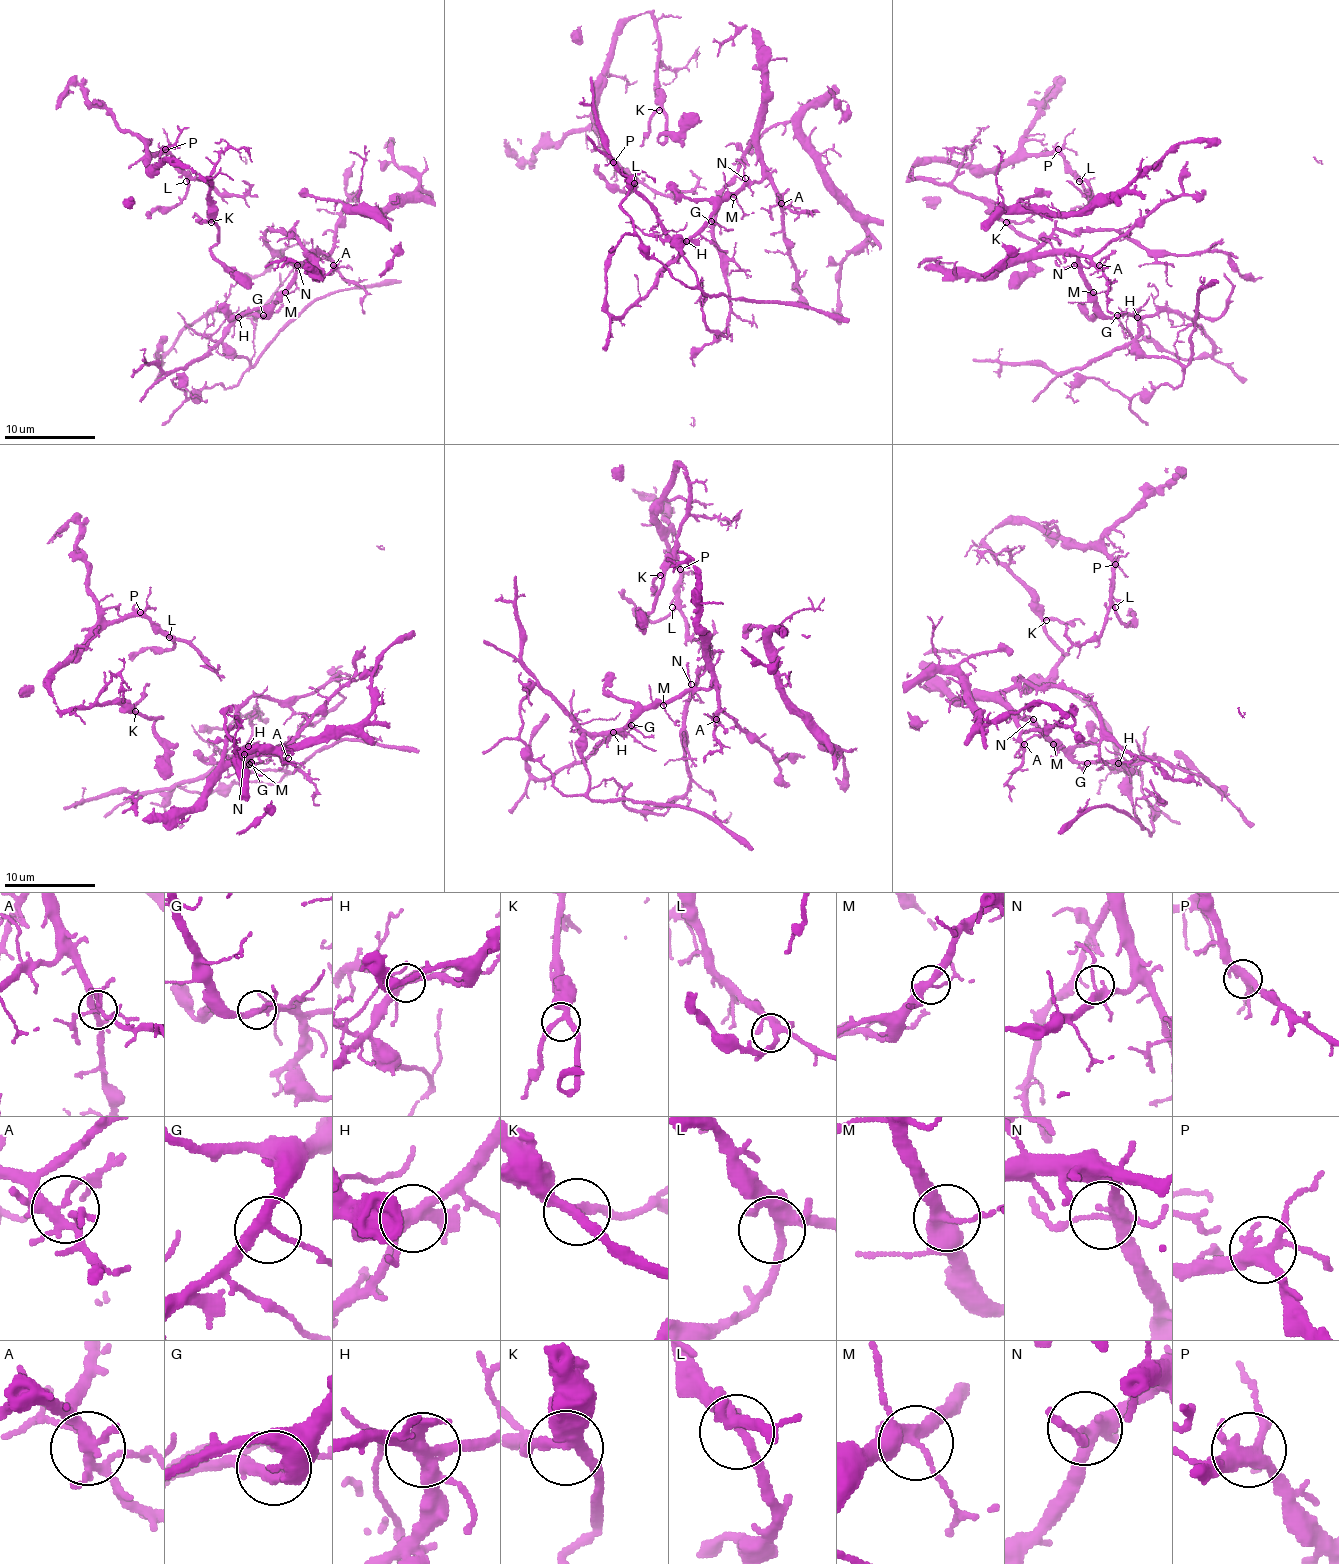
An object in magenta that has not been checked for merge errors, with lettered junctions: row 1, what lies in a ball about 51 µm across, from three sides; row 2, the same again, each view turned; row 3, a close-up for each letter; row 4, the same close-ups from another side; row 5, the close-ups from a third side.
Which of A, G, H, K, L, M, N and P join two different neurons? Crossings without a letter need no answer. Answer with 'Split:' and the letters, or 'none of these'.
Split: H

